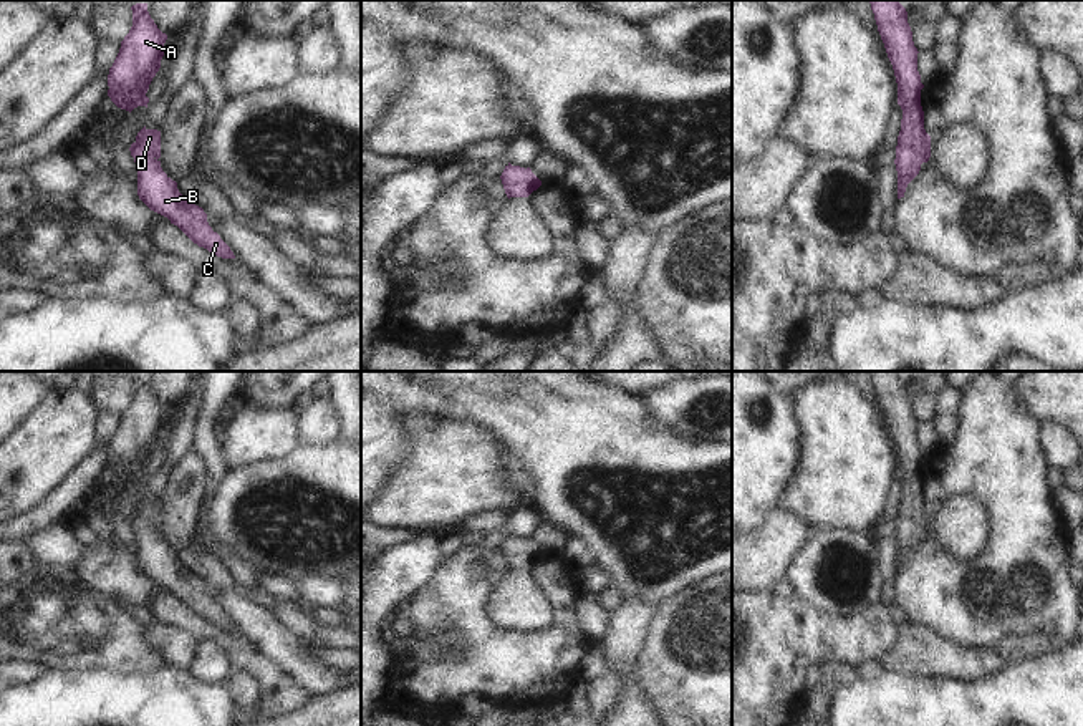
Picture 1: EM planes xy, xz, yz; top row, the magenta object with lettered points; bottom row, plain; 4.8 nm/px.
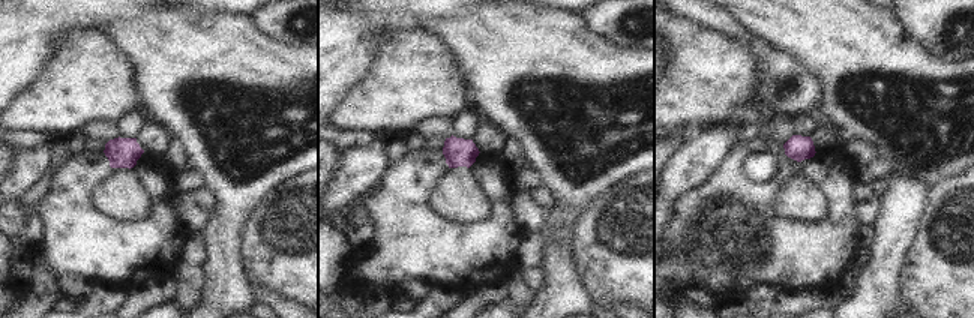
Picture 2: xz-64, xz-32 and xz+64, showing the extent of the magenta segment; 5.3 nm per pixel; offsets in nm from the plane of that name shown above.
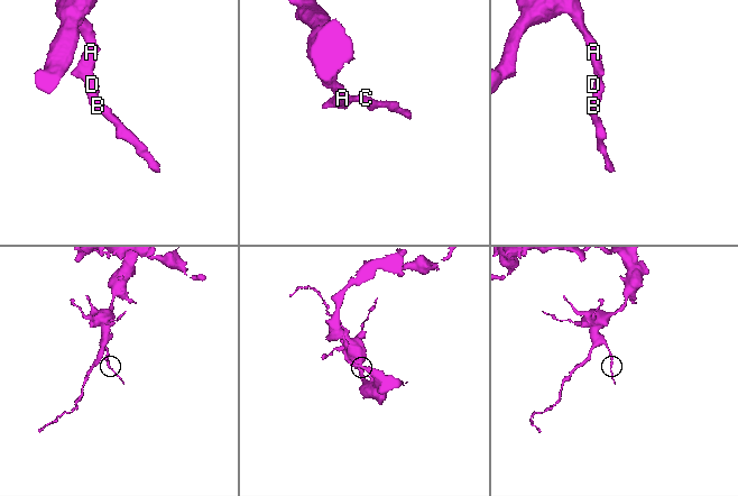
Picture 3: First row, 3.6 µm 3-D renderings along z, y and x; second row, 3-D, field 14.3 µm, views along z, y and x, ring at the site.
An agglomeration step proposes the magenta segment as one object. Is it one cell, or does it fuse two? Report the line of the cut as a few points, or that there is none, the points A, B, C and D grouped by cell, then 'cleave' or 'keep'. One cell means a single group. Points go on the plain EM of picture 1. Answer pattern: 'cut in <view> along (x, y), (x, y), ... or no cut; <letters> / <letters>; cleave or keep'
no cut; A B C D; keep

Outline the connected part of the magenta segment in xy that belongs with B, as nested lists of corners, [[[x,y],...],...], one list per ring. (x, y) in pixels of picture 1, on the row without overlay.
[[[144,497],[129,522],[136,534],[139,570],[151,582],[167,588],[199,618],[222,630],[235,630],[230,618],[209,597],[204,580],[184,570],[177,554],[162,542],[161,502]]]

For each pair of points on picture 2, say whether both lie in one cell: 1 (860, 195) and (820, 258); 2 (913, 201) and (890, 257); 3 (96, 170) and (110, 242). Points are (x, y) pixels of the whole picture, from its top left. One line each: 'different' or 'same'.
1: different
2: same
3: same

